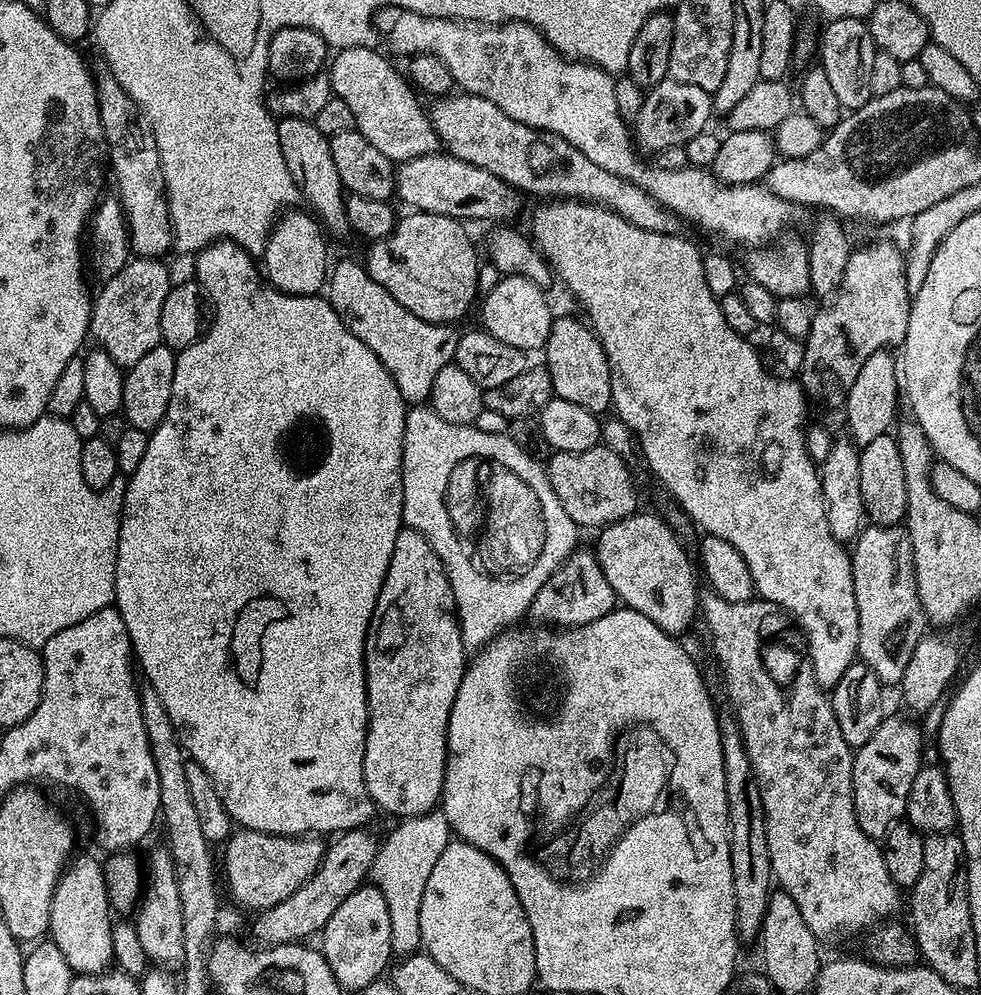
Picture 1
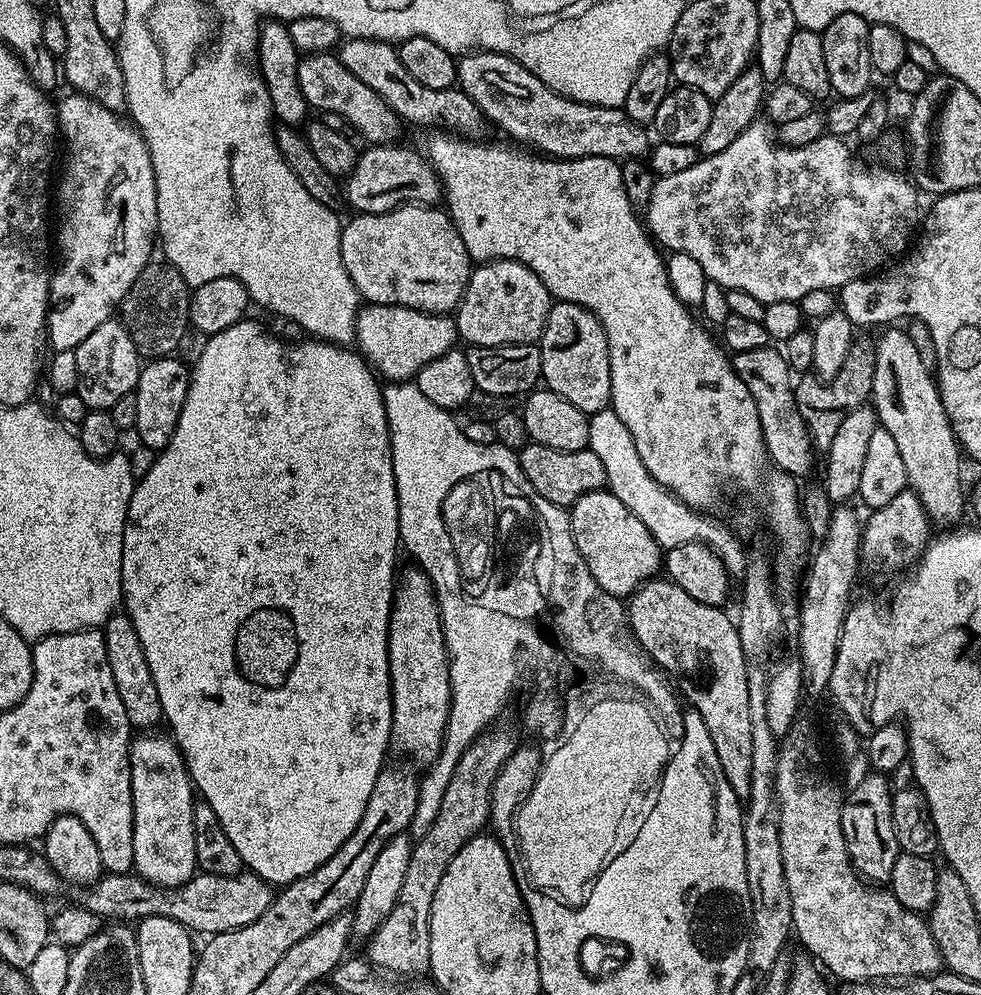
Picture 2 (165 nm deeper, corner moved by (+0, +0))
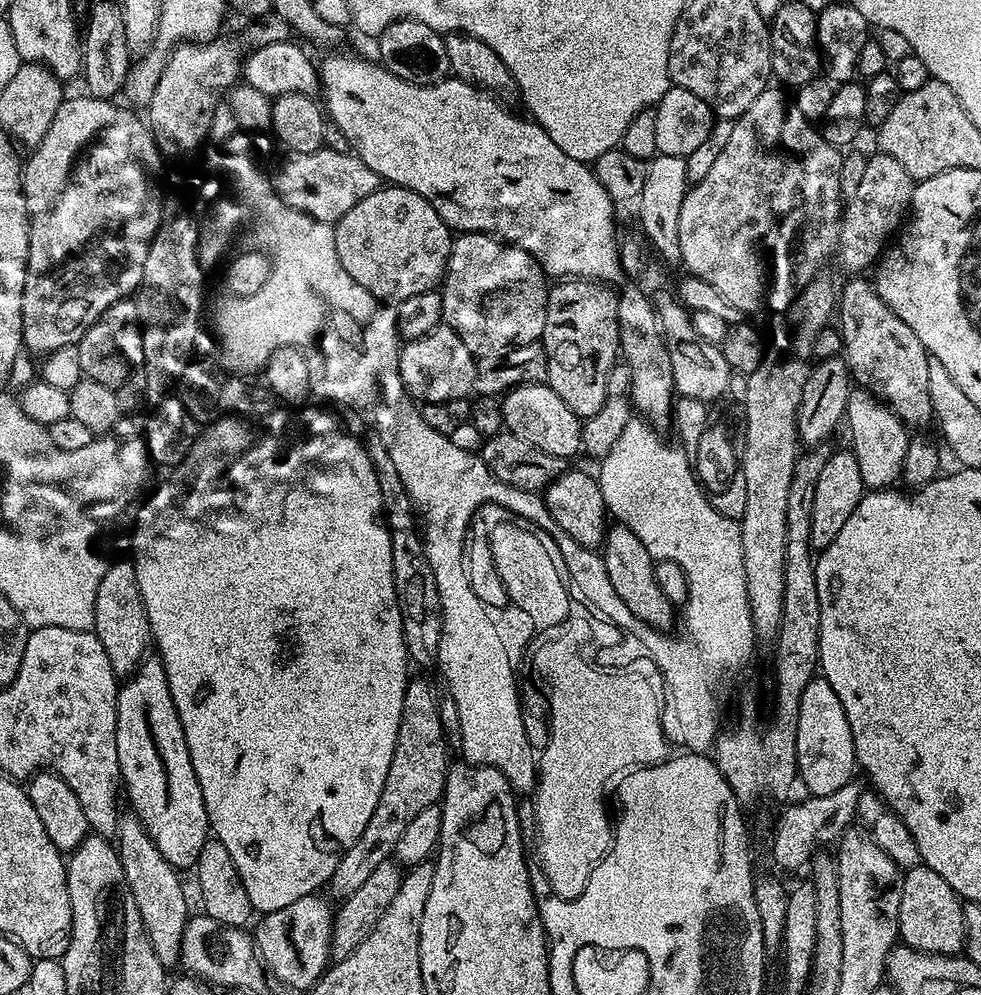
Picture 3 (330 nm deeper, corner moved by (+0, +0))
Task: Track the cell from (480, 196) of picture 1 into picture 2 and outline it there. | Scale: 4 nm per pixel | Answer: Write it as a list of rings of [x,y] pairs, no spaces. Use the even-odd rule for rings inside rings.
[[[395,143],[368,146],[357,155],[356,165],[352,167],[342,184],[346,204],[356,208],[357,213],[389,212],[401,204],[422,204],[436,206],[442,200],[440,176],[433,170],[423,155],[412,148],[396,148]]]

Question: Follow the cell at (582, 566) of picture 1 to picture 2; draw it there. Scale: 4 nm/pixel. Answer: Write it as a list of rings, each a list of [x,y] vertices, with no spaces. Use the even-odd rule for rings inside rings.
[[[489,726],[480,737],[458,758],[458,766],[454,766],[454,774],[450,774],[450,782],[446,785],[446,794],[442,794],[442,806],[438,806],[438,814],[426,834],[422,834],[412,845],[410,866],[406,866],[406,878],[402,882],[402,890],[398,890],[398,902],[394,902],[394,910],[390,910],[390,918],[382,922],[382,926],[367,941],[367,959],[377,968],[383,968],[389,974],[401,978],[416,978],[429,971],[430,962],[430,910],[434,906],[434,894],[438,894],[438,882],[442,882],[442,874],[446,874],[446,866],[454,862],[454,854],[462,850],[462,846],[470,838],[481,835],[485,831],[492,811],[492,787],[502,770],[504,763],[510,759],[518,747],[518,741],[512,737],[508,728]]]

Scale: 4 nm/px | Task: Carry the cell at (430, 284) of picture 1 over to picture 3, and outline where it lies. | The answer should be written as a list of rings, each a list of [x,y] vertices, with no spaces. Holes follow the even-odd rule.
[[[399,186],[380,187],[374,194],[362,198],[354,210],[346,210],[344,217],[334,225],[334,246],[338,246],[338,259],[346,269],[346,274],[350,274],[358,286],[370,290],[374,298],[389,306],[398,306],[414,294],[431,292],[443,281],[453,239],[452,229],[442,222],[438,210],[434,210],[426,198]]]

